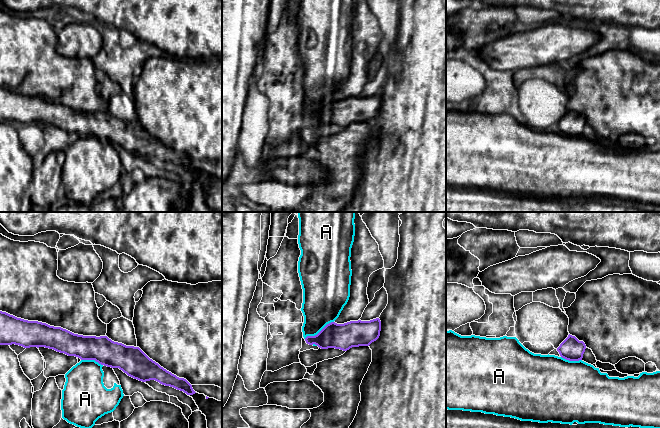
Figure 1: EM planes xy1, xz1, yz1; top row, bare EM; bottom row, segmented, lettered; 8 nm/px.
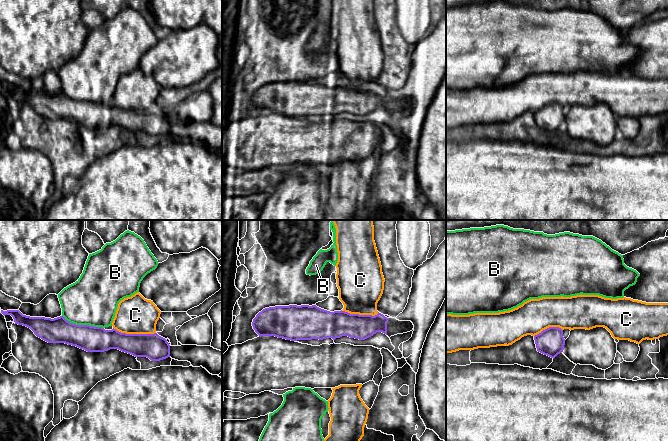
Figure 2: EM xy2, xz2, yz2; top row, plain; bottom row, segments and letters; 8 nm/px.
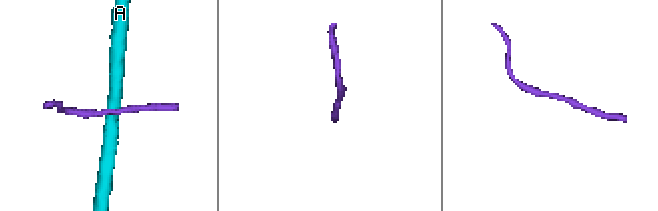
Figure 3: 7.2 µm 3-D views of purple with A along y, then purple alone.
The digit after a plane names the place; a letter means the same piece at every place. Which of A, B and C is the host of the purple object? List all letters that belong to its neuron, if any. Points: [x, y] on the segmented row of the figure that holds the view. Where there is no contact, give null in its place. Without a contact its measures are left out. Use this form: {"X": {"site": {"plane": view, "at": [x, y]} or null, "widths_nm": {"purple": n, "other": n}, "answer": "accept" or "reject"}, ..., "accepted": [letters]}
{"A": {"site": {"plane": "xz1", "at": [319, 332]}, "widths_nm": {"purple": 200, "other": 320}, "answer": "reject"}, "B": {"site": {"plane": "xy2", "at": [83, 325]}, "widths_nm": {"purple": 200, "other": 400}, "answer": "reject"}, "C": {"site": {"plane": "xy2", "at": [134, 334]}, "widths_nm": {"purple": 200, "other": 300}, "answer": "reject"}, "accepted": []}

